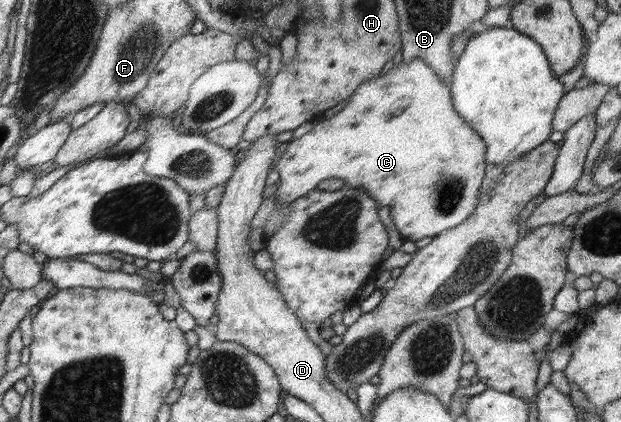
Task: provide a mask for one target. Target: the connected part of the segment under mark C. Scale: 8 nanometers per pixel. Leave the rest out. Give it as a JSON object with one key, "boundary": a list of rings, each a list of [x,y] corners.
{"boundary":[[[413,60],[408,64],[399,63],[383,74],[377,75],[368,81],[365,81],[349,97],[348,105],[330,119],[316,120],[314,128],[306,133],[303,137],[292,139],[289,142],[287,153],[283,159],[275,165],[276,171],[280,175],[280,186],[277,189],[277,203],[294,203],[299,197],[306,196],[308,192],[317,189],[317,185],[325,179],[341,179],[345,181],[346,186],[359,188],[361,191],[368,191],[370,197],[375,197],[376,201],[384,207],[389,207],[393,223],[398,229],[404,240],[418,241],[424,237],[436,237],[439,233],[459,227],[464,221],[468,220],[475,213],[477,205],[480,204],[480,191],[483,187],[483,180],[487,171],[487,144],[475,133],[472,127],[460,117],[459,112],[455,109],[455,104],[451,100],[451,86],[443,84],[443,78],[438,76],[428,63],[422,60]]]}

